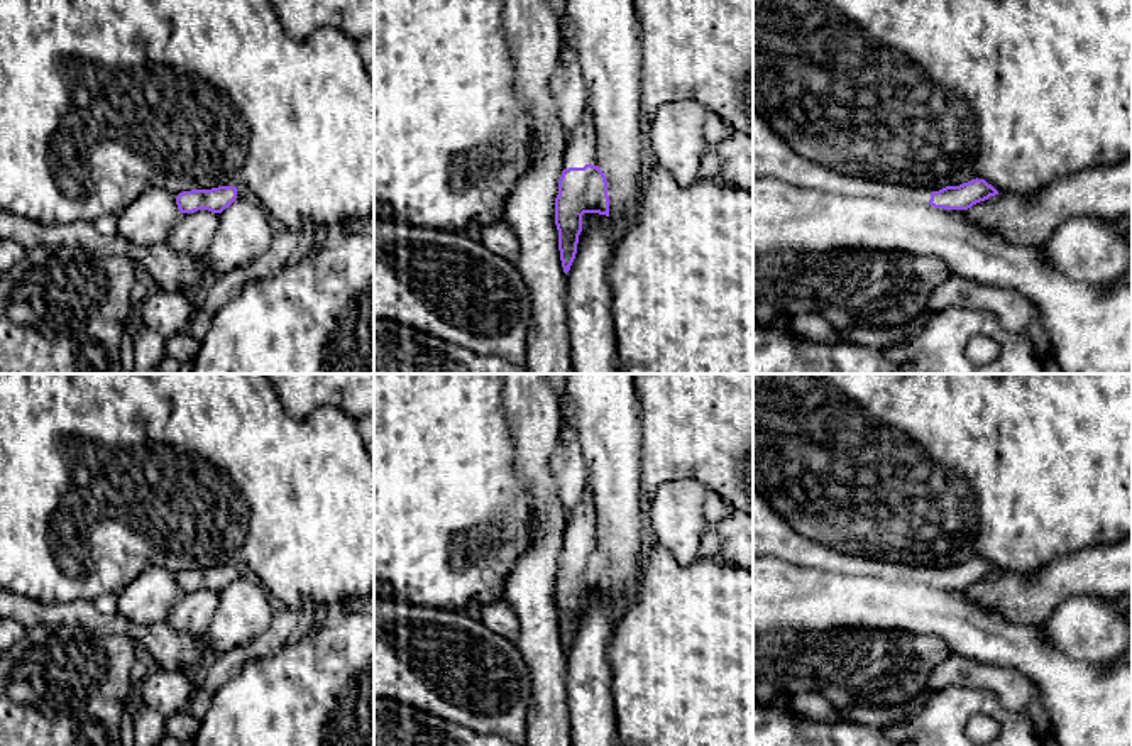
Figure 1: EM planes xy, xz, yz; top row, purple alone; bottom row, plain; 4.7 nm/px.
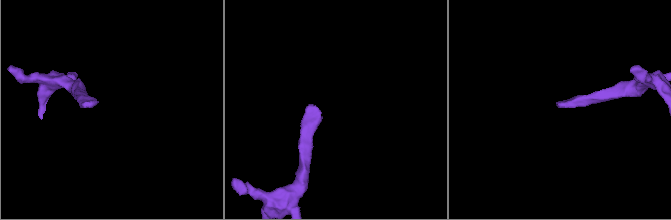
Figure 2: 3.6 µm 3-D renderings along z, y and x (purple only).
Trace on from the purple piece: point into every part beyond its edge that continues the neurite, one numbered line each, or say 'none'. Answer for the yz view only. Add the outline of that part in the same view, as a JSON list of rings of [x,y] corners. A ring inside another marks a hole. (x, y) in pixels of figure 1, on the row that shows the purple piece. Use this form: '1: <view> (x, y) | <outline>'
1: yz (923, 195) | [[[910,188],[910,189],[907,189],[907,198],[929,205],[931,193],[939,191],[939,189],[942,189],[942,188]]]

